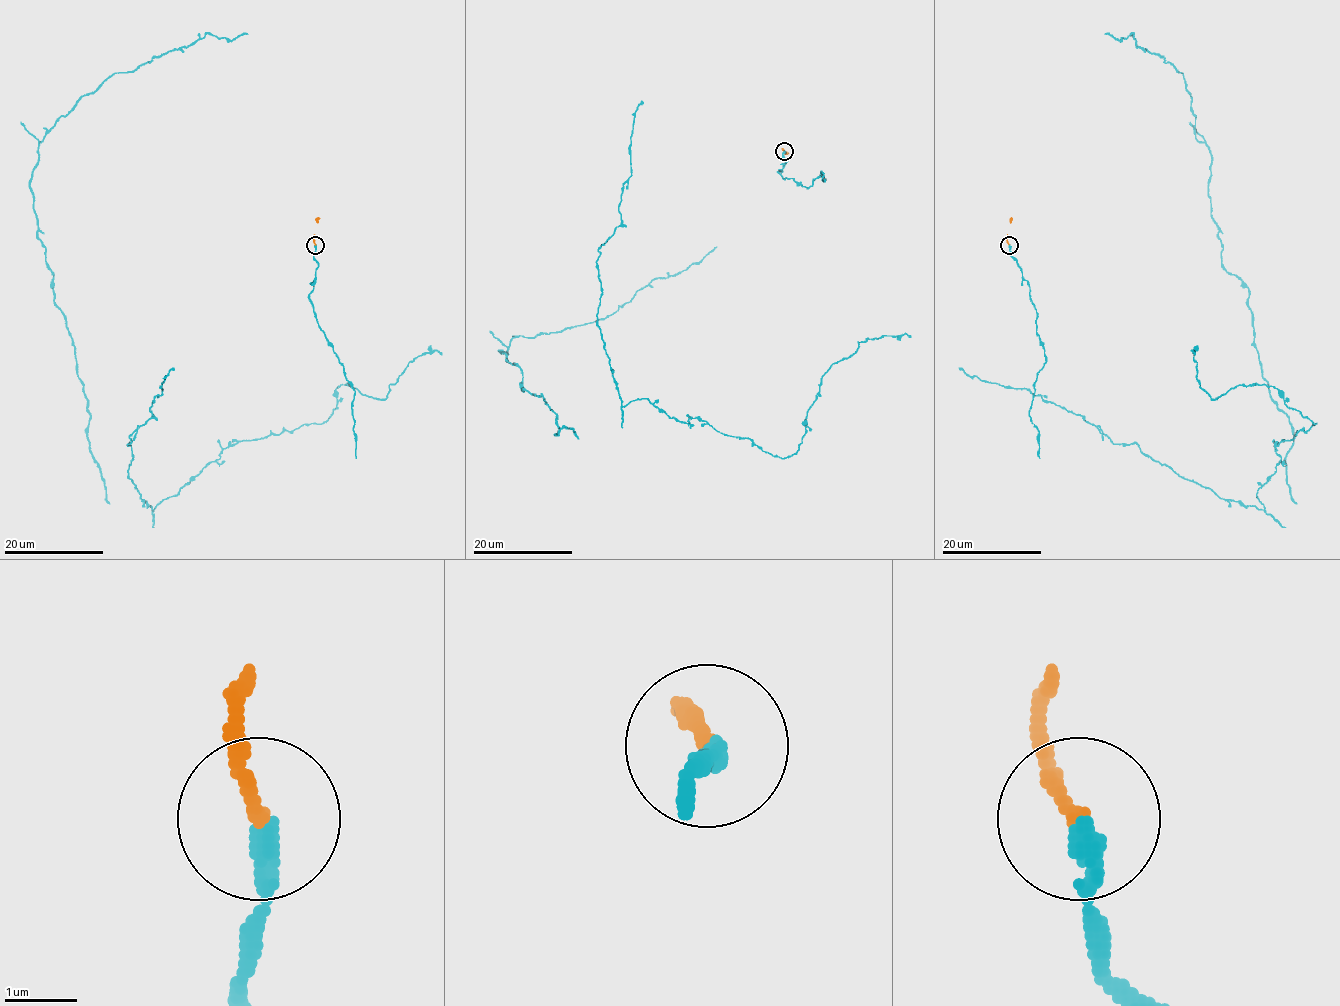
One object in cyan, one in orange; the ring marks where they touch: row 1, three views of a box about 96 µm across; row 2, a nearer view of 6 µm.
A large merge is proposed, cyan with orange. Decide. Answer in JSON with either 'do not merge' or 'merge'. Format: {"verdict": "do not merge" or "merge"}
{"verdict": "merge"}

